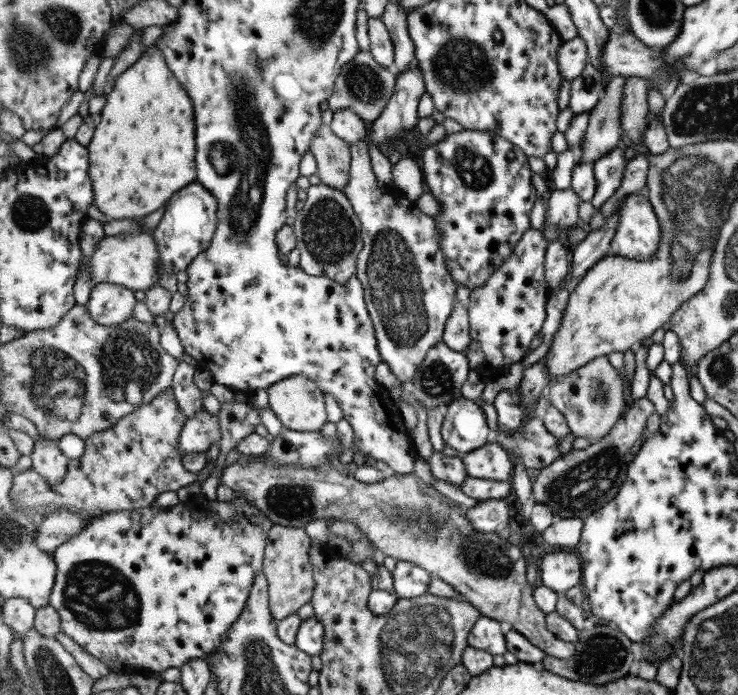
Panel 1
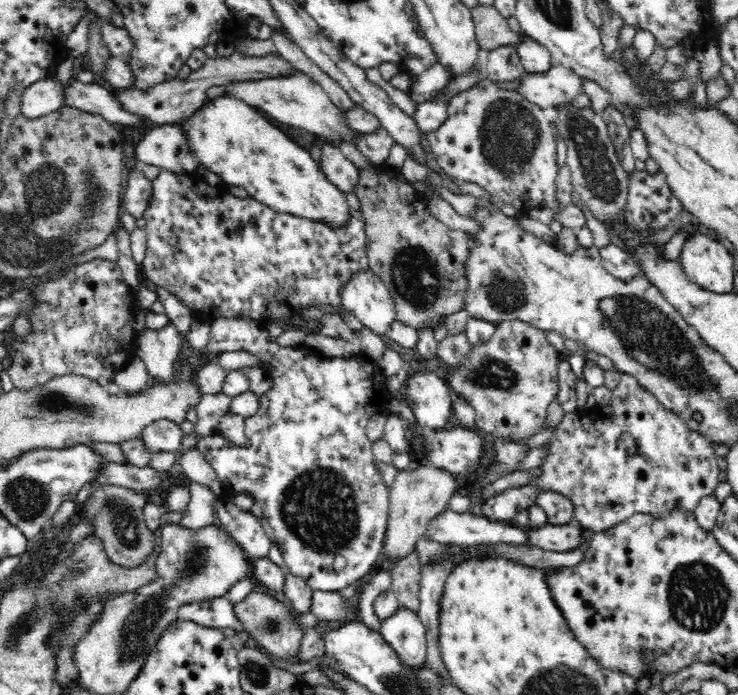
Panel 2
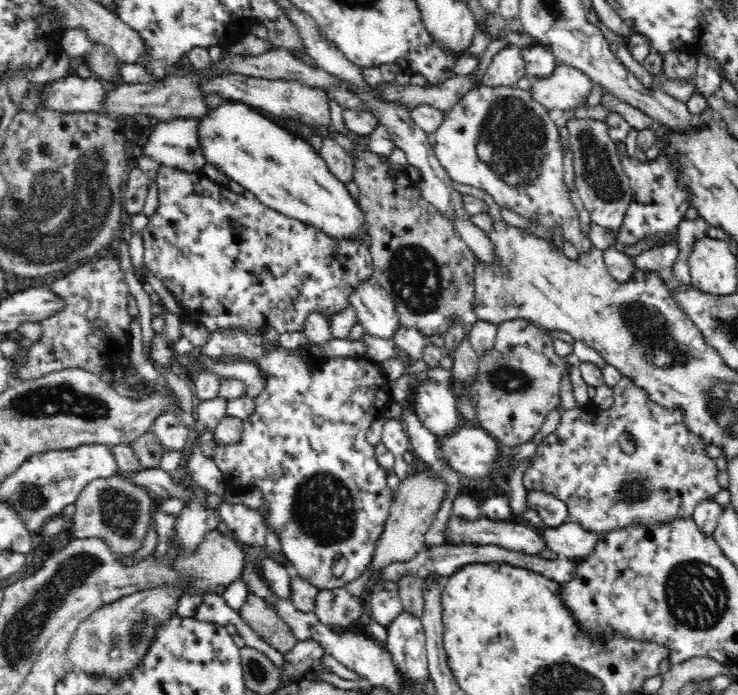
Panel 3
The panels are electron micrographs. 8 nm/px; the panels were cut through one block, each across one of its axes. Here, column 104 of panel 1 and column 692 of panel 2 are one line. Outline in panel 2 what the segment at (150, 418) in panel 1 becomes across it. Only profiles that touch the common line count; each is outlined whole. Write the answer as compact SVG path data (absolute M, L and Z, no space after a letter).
M622 374L618 384L613 388L612 400L605 406L595 406L590 409L578 409L574 412L566 413L552 434L552 438L542 446L546 450L546 458L538 467L538 472L530 478L528 485L538 489L538 491L551 491L566 498L574 507L574 522L579 524L584 531L592 534L608 530L617 524L627 522L637 515L648 515L652 519L666 519L673 513L693 513L696 506L708 496L714 495L718 486L718 475L721 472L716 463L717 455L713 449L714 445L709 443L706 437L699 432L694 432L688 428L685 419L680 416L678 411L668 410L652 396L638 381L629 374Z

